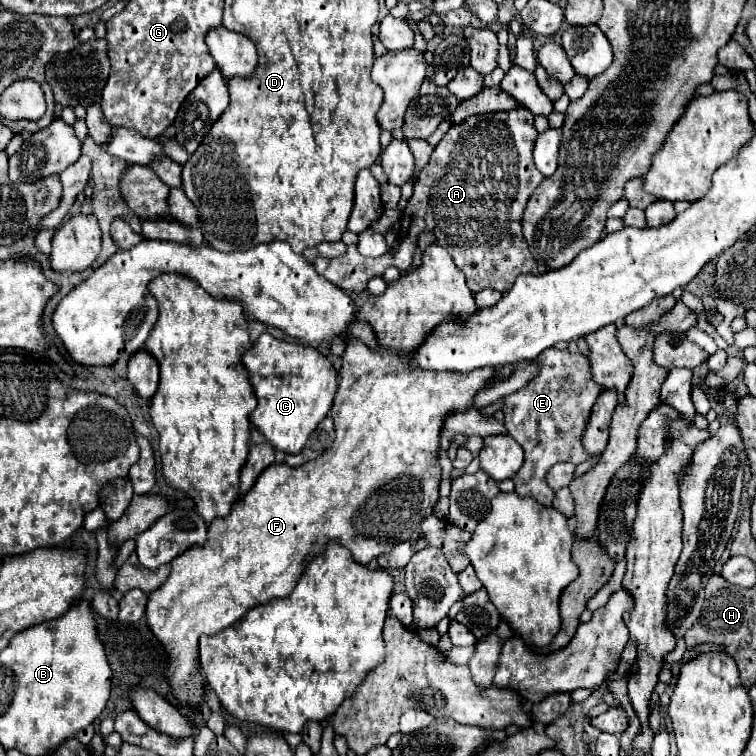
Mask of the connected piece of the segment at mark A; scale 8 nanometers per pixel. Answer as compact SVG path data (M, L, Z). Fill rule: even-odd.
M522 106L514 108L510 112L468 116L468 120L452 126L446 132L446 136L434 148L428 166L422 170L420 180L414 186L414 194L408 200L406 208L402 210L398 248L394 252L386 252L384 256L378 256L378 258L360 256L356 244L348 246L344 256L338 256L338 258L326 258L326 256L318 254L314 260L316 272L322 274L324 278L328 278L340 290L358 294L366 288L370 278L382 276L384 270L390 266L396 266L398 270L406 272L412 266L412 258L414 258L414 250L416 250L420 232L430 230L436 234L440 246L450 252L454 264L466 276L466 284L474 294L484 288L508 292L520 274L544 274L548 270L546 264L532 258L526 238L522 234L522 214L524 214L526 202L532 196L532 192L538 188L538 184L544 180L544 176L538 172L538 168L534 166L534 160L532 160L532 150L534 150L536 138L538 138L538 132L534 128L534 116L532 116L532 112L528 112Z

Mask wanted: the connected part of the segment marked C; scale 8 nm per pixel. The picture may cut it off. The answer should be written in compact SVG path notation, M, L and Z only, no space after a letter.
M268 332L260 334L260 338L244 354L242 360L244 360L244 366L250 374L250 382L254 386L254 392L258 396L258 406L250 416L252 424L256 424L260 428L262 436L268 442L272 442L278 450L282 450L286 454L302 452L308 436L314 432L314 428L326 418L328 410L332 408L332 400L334 400L336 388L338 388L338 374L336 374L332 362L312 346L278 340Z

